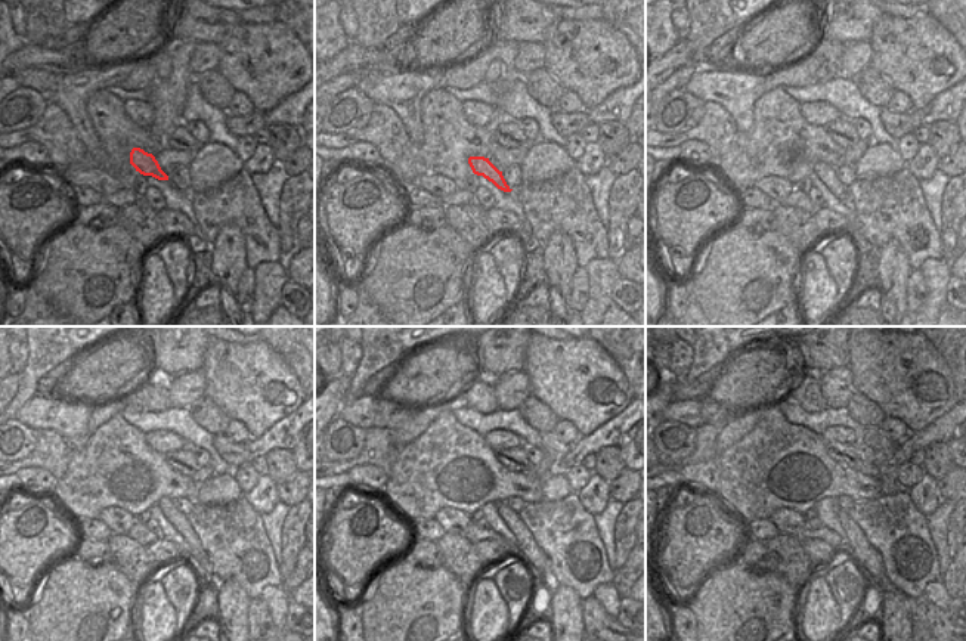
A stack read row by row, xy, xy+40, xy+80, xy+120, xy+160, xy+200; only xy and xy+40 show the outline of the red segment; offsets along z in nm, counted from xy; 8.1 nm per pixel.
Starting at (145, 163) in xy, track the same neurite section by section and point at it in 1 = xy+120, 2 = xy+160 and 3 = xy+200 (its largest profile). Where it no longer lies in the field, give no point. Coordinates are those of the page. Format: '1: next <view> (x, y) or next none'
1: next xy+120 (179, 520)
2: next xy+160 (528, 550)
3: next xy+200 (863, 553)

